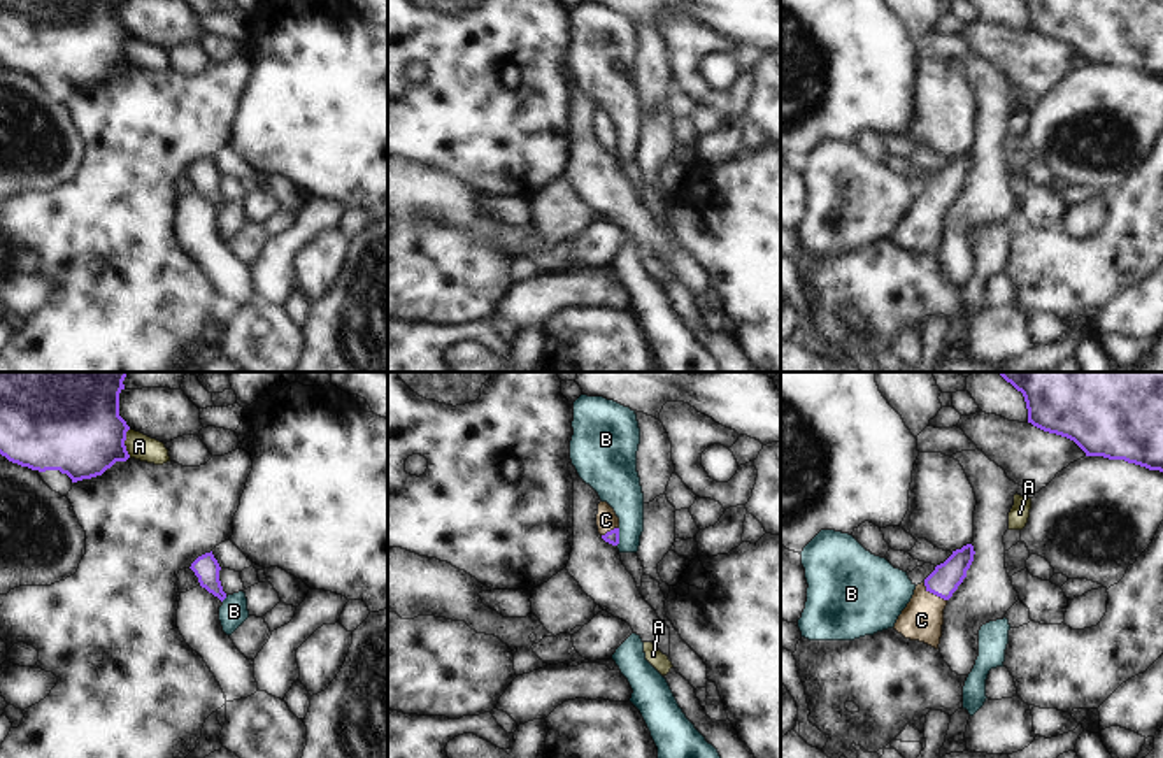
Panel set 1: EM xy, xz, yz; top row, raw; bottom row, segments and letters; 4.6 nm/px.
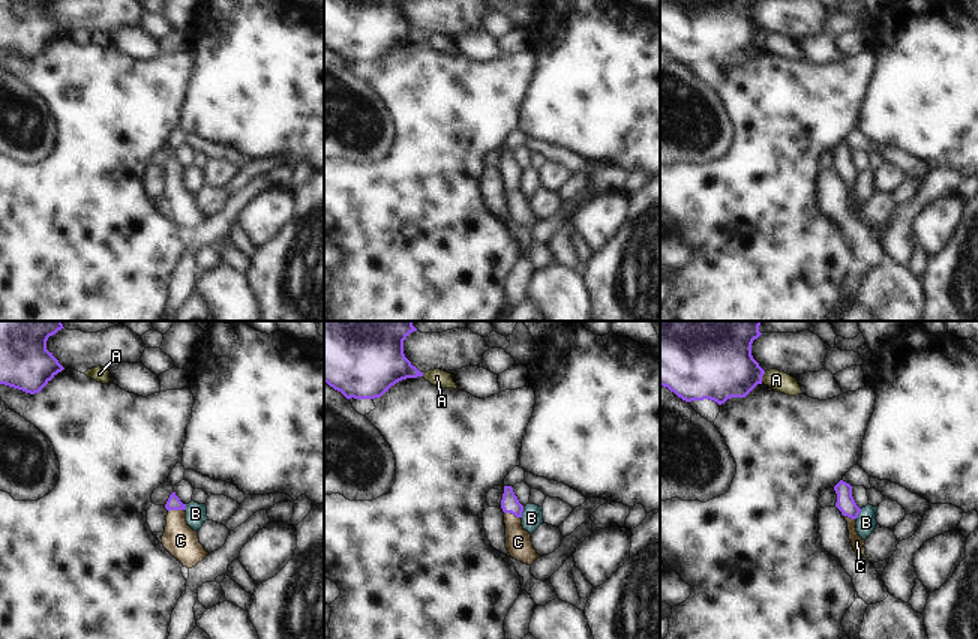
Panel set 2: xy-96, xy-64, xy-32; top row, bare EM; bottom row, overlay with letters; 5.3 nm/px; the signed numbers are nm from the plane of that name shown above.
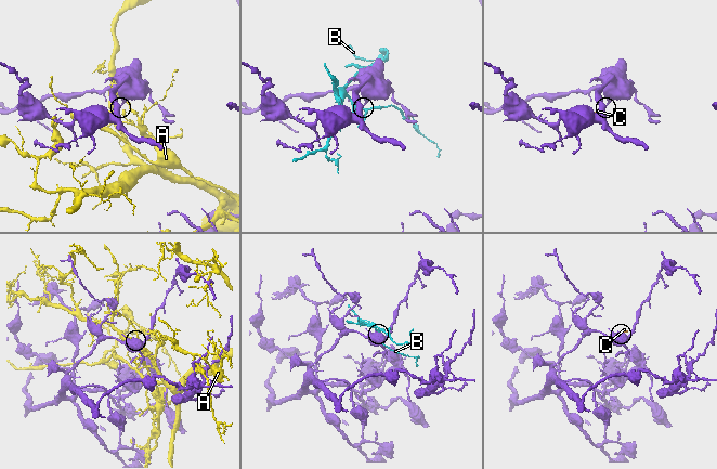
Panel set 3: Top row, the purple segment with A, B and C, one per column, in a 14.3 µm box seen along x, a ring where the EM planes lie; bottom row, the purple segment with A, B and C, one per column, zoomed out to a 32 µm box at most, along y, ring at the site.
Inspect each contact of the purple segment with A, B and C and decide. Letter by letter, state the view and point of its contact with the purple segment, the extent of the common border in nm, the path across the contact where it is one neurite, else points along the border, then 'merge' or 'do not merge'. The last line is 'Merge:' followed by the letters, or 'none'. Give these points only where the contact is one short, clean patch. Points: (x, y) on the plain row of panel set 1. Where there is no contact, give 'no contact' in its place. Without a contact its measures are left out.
A: meets purple in xy at (123, 50); contact 140 nm long; do not merge
B: meets purple in xz at (618, 144); contact 80 nm long; border along xz (620, 135), (620, 148), (616, 151); do not merge
C: meets purple in yz at (934, 200); contact 140 nm long; runs through yz (946, 185), (934, 200), (921, 227); merge
Merge: C

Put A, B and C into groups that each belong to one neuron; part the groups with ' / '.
A / B / C

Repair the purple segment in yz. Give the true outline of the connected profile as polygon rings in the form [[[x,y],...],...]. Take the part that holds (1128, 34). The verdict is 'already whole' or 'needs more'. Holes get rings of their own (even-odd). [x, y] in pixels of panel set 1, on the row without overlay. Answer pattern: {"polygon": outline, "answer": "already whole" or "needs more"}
{"polygon": [[[1023,0],[1028,30],[1074,47],[1086,63],[1163,79],[1163,0]]], "answer": "already whole"}

